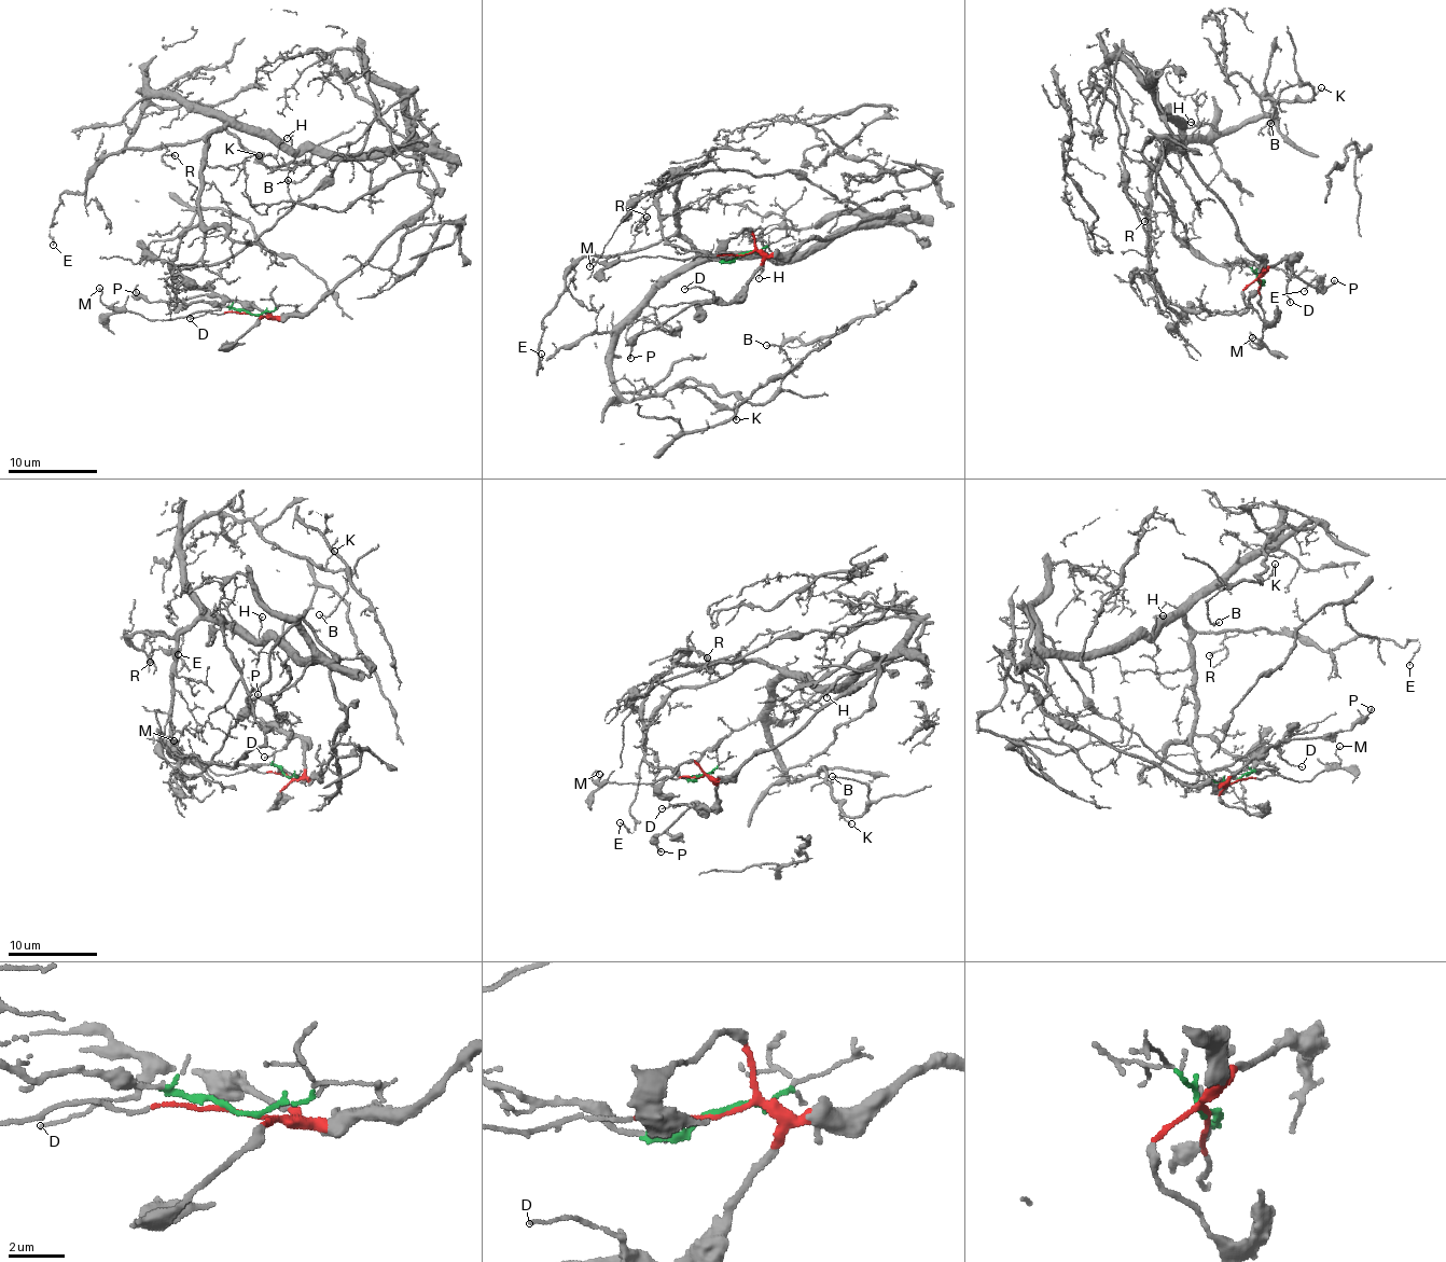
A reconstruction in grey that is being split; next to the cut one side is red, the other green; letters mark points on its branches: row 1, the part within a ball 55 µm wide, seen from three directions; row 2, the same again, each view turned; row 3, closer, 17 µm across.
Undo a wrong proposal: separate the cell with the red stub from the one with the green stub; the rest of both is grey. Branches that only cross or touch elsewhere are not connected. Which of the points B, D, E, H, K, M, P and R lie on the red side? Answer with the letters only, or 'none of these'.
D, M, P

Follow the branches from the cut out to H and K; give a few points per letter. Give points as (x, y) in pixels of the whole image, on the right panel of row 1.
H: (1260, 281), (1245, 313), (1189, 310), (1164, 296), (1148, 273), (1150, 168), (1166, 136), (1179, 137), (1192, 122)
K: (1260, 281), (1245, 313), (1164, 296), (1148, 273), (1150, 170), (1162, 151), (1276, 114), (1267, 93), (1321, 87)

